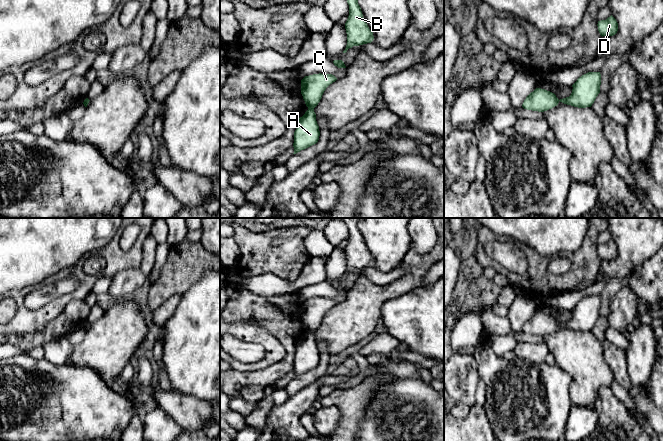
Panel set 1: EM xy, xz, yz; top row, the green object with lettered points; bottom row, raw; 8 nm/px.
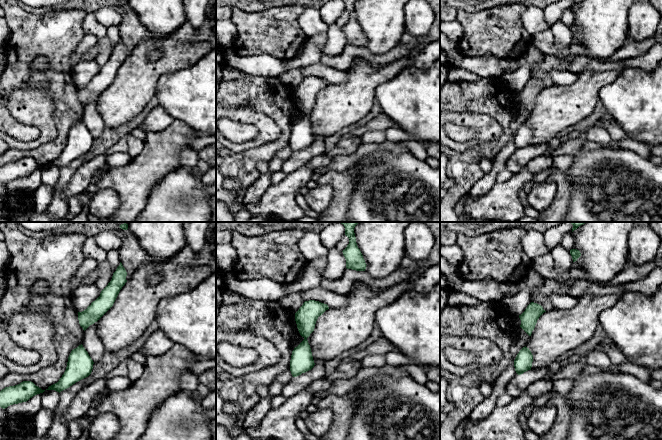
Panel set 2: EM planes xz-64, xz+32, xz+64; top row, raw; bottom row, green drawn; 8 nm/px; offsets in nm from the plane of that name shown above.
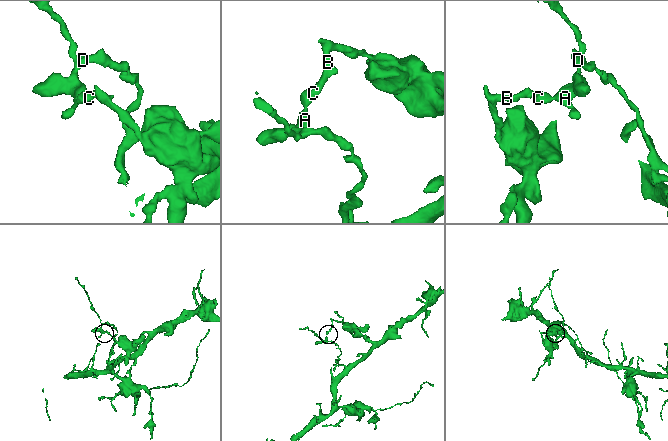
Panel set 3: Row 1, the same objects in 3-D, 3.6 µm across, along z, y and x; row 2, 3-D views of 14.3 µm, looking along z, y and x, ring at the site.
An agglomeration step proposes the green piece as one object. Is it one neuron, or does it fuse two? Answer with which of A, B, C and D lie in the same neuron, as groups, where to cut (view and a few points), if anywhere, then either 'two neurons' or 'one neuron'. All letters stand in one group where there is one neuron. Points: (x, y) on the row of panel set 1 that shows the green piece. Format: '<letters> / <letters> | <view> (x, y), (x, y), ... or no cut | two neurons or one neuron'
A D / B C | xz (308, 108), (313, 109) | two neurons

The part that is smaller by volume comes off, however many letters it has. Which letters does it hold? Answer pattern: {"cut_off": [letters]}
{"cut_off": ["A", "D"]}

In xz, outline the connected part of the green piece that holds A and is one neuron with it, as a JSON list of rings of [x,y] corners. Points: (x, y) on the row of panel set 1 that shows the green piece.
[[[308,109],[305,114],[298,119],[294,132],[294,153],[304,150],[319,140],[320,131],[316,121],[314,109]]]

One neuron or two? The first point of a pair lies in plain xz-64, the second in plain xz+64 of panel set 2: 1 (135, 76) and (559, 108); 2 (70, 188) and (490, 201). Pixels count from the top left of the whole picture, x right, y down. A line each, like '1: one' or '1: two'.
1: one
2: one

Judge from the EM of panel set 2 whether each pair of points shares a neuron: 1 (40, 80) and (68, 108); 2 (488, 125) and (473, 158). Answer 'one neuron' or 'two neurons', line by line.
1: one neuron
2: two neurons

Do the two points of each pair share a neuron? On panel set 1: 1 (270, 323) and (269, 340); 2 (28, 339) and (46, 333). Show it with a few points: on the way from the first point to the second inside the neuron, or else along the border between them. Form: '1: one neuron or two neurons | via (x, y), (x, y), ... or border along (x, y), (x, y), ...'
1: two neurons | border along (258, 321), (276, 337), (285, 350)
2: one neuron | via (32, 339), (42, 337)

